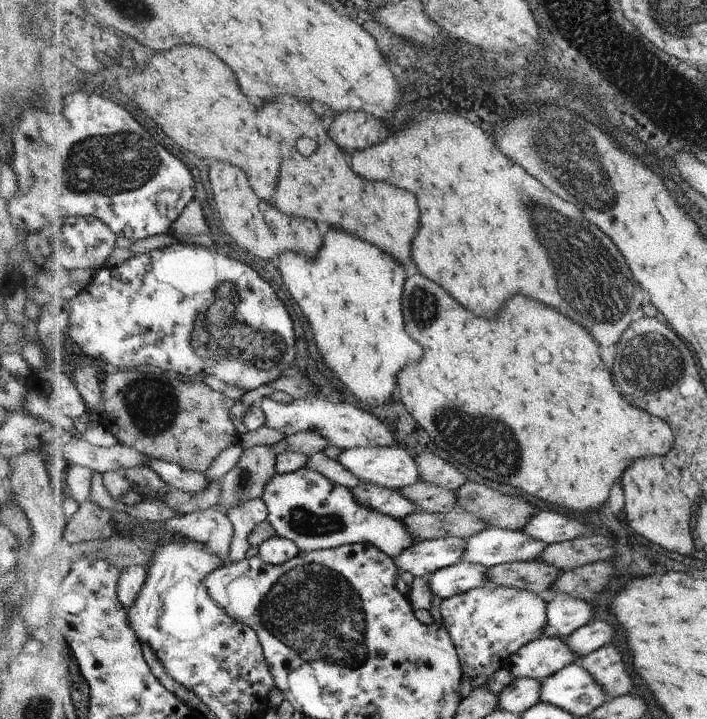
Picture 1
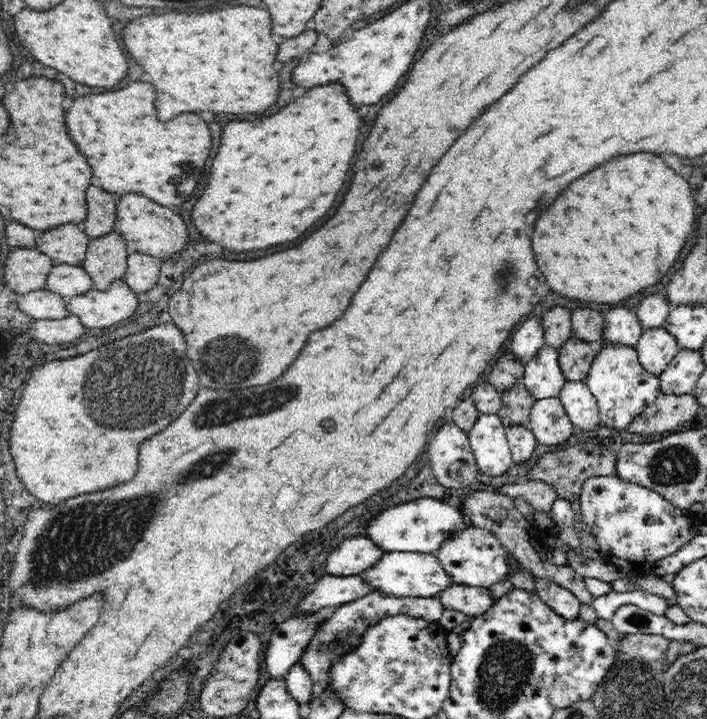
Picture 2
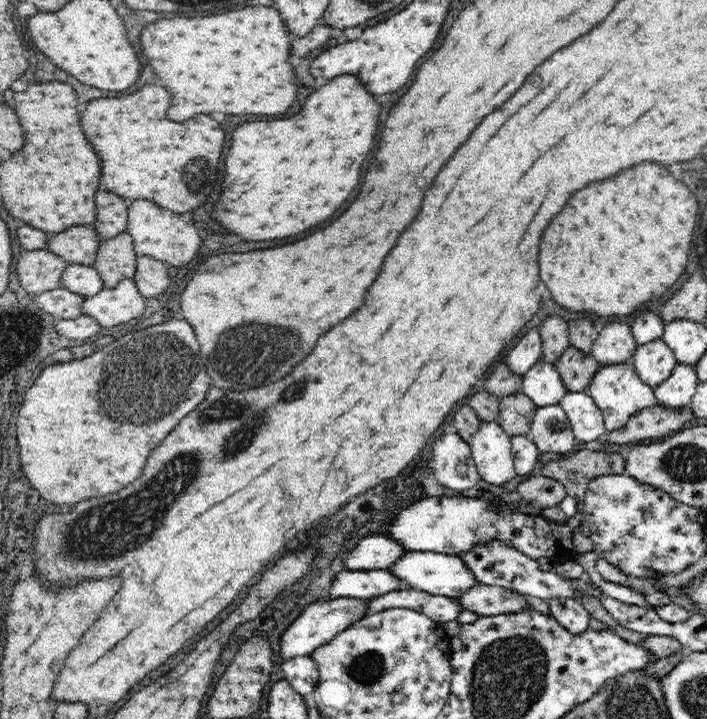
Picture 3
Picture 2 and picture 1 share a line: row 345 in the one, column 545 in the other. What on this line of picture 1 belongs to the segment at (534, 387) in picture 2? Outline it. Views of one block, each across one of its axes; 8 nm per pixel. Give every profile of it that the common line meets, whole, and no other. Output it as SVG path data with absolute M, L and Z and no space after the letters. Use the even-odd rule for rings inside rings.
M489 527L466 539L461 561L491 568L514 561L539 559L547 548L546 542L536 540L520 529Z

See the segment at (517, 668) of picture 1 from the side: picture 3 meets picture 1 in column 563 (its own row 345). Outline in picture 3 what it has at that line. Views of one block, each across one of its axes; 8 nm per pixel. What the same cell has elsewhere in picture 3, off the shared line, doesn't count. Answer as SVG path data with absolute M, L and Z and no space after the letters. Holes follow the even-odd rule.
M660 338L639 345L632 355L630 363L641 380L655 388L674 372L678 361L672 348L668 347L666 341Z

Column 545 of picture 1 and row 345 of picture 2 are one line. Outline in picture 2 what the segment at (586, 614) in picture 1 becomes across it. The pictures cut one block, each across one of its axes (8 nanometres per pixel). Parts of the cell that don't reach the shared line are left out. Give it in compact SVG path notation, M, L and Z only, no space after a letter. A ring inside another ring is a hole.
M620 306L620 308L614 308L603 313L604 330L601 341L636 347L639 338L645 331L636 311L636 308Z

